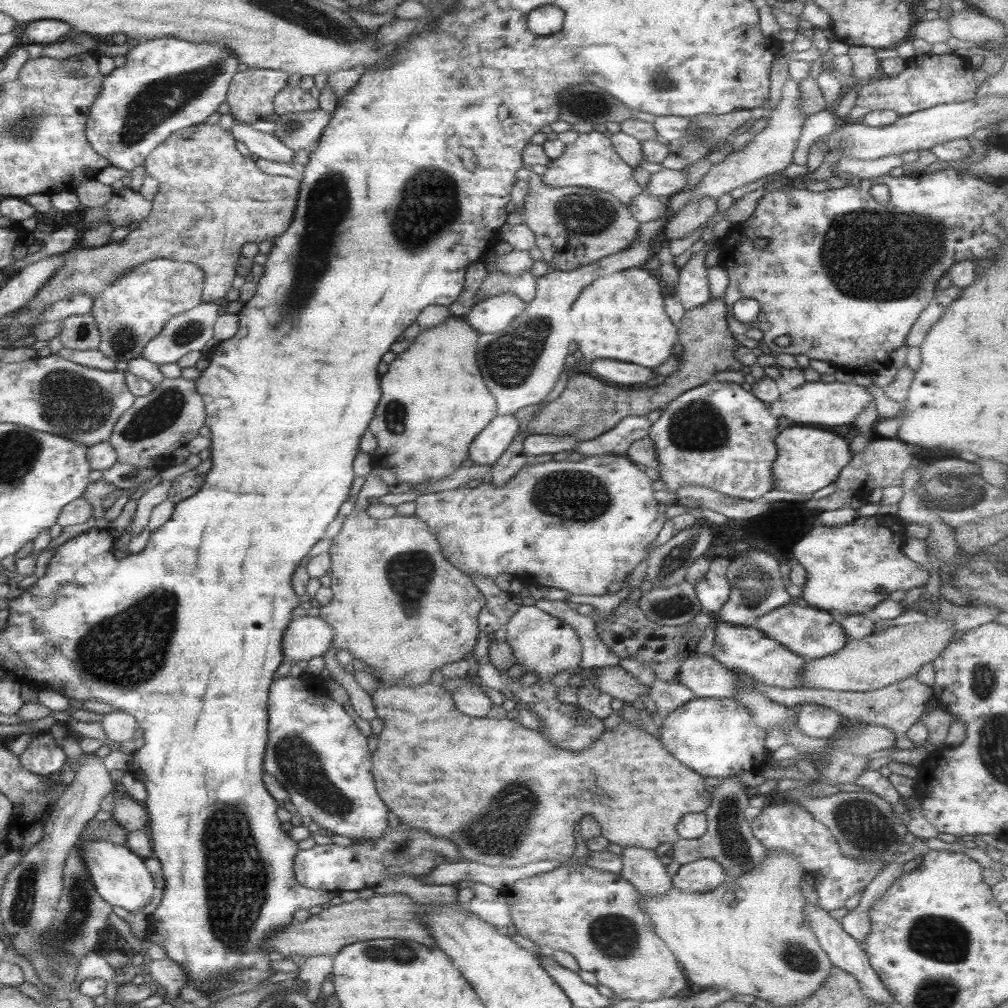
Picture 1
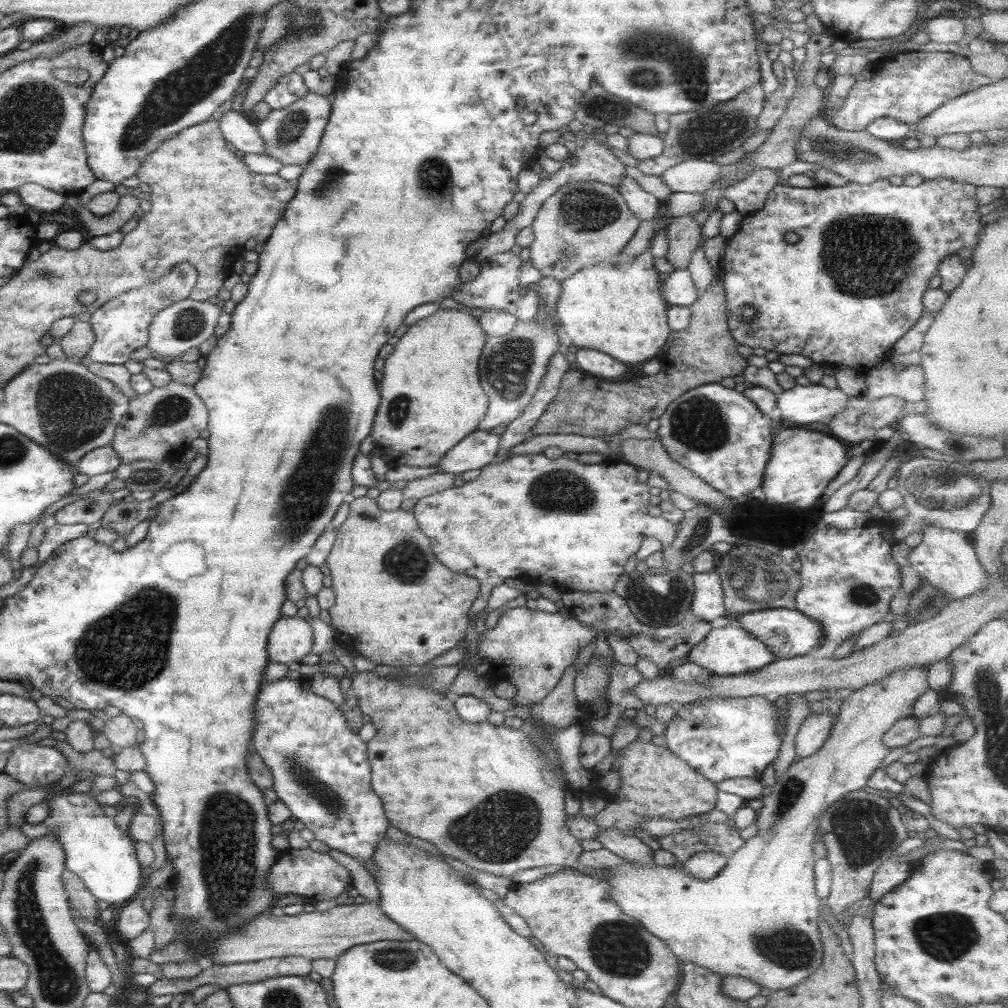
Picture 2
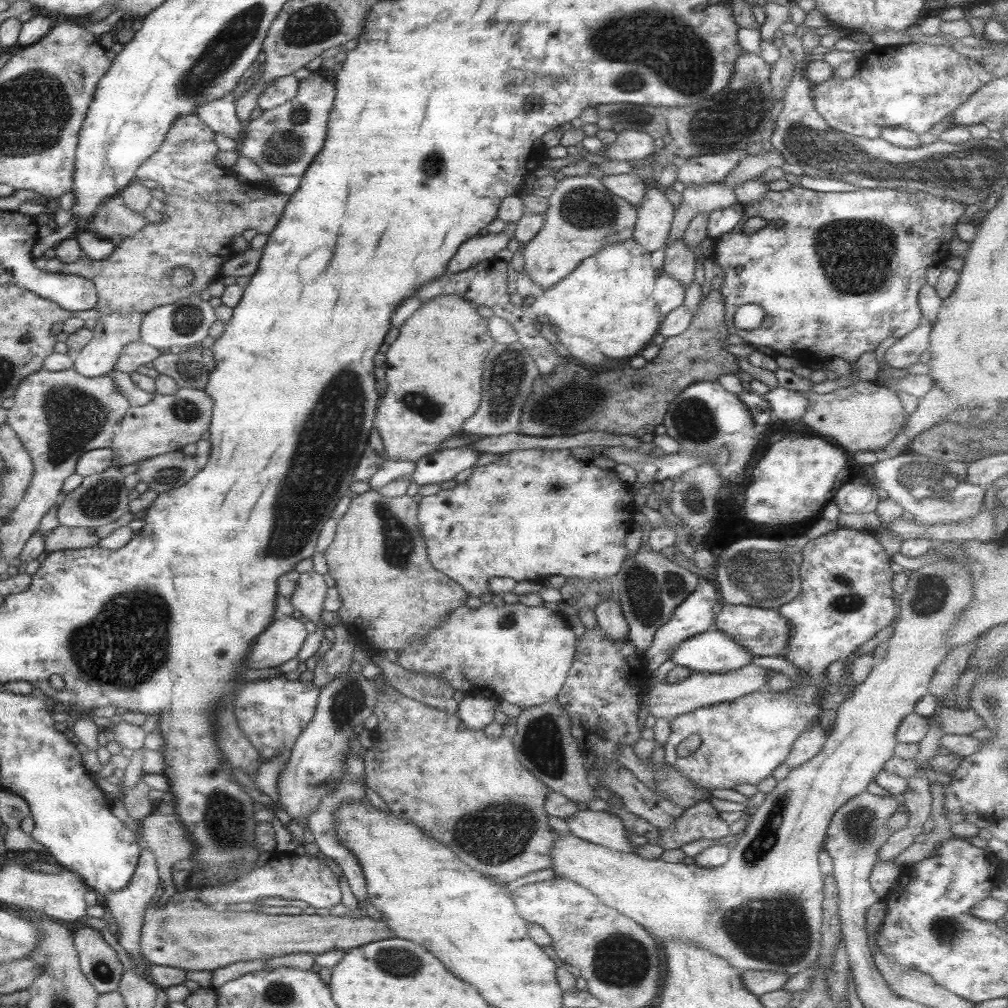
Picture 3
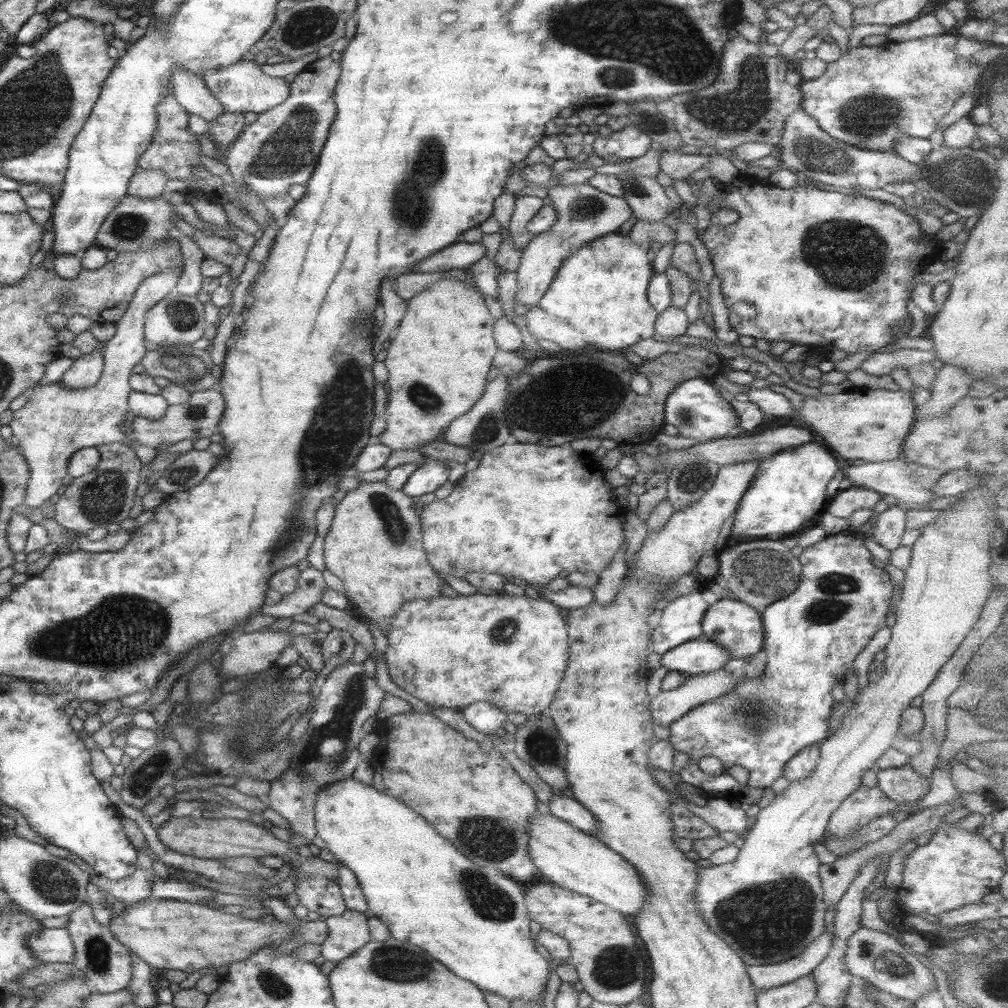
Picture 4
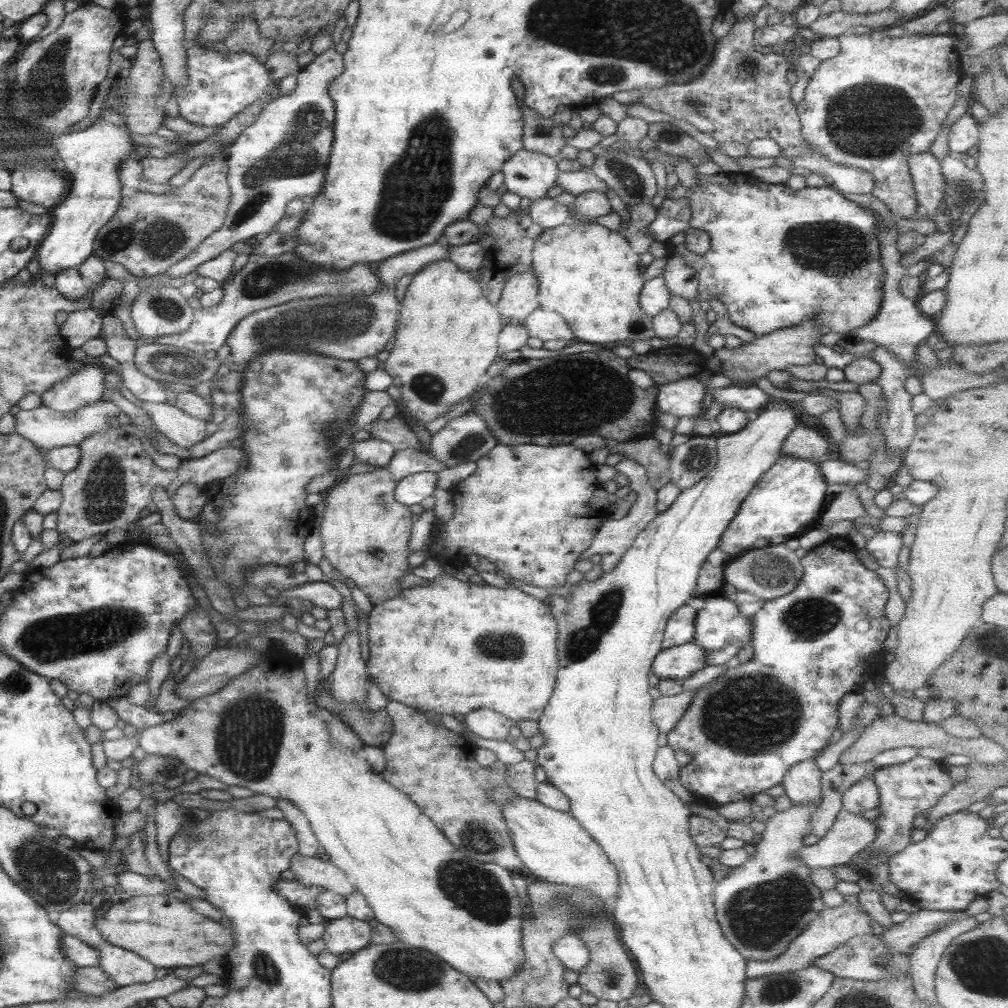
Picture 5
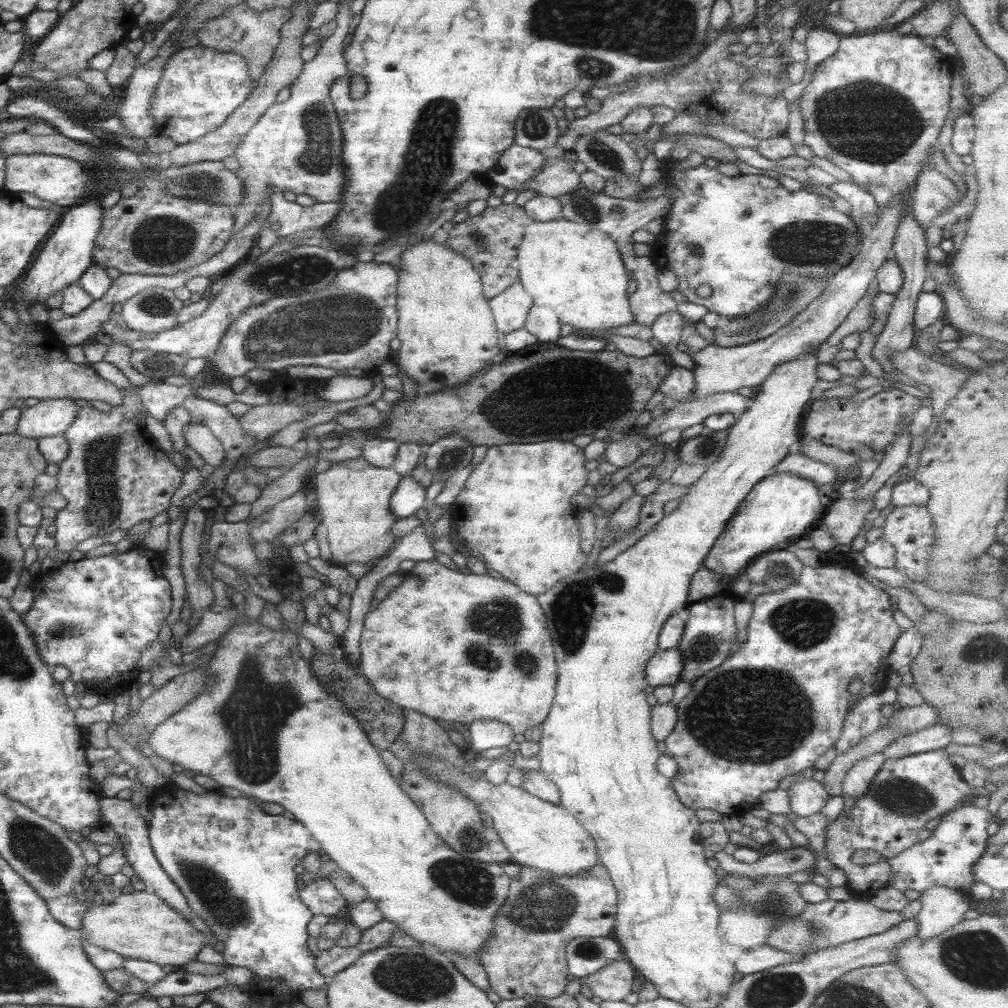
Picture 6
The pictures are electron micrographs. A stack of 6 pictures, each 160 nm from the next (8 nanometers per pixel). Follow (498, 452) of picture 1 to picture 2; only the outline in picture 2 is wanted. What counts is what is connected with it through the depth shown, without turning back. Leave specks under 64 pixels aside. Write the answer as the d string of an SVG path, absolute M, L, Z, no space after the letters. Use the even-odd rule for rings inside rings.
M476 430L451 447L436 465L441 473L461 474L493 462L499 446L499 435Z

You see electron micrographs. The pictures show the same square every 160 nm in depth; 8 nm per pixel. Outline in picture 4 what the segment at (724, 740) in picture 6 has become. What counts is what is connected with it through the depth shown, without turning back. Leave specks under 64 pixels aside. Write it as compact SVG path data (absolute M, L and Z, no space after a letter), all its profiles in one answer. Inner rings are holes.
M849 532L825 536L822 540L802 548L802 552L798 557L798 561L800 562L800 576L795 590L785 598L768 604L760 612L762 624L761 650L765 653L765 662L761 676L753 680L741 678L741 683L731 690L731 692L727 693L727 695L723 695L723 697L720 697L719 699L707 701L699 705L699 707L694 707L690 712L687 712L684 716L681 716L678 720L673 721L668 726L668 741L670 742L672 749L675 752L681 752L681 754L687 756L687 764L683 764L683 768L679 770L678 774L683 783L701 789L703 795L706 797L720 796L725 797L726 799L737 798L739 792L741 792L745 786L747 786L747 788L757 788L761 790L770 788L773 781L782 776L783 766L785 766L785 763L791 758L791 756L796 755L799 750L808 747L810 744L819 744L825 737L827 737L827 723L834 702L833 699L831 699L831 687L833 684L837 684L837 682L842 682L845 670L852 667L852 662L858 652L863 650L875 632L885 627L890 622L890 611L892 610L891 596L893 596L892 582L890 581L888 574L882 568L878 568L871 563L871 557L869 551L867 551L867 548L863 545L863 537ZM703 756L713 756L713 758L717 758L717 760L719 760L723 765L723 772L717 774L717 776L707 776L701 772L697 766L697 760L703 758ZM732 766L741 766L741 768L747 770L747 783L744 786L737 783L731 776L729 776L729 774L727 774L726 770Z

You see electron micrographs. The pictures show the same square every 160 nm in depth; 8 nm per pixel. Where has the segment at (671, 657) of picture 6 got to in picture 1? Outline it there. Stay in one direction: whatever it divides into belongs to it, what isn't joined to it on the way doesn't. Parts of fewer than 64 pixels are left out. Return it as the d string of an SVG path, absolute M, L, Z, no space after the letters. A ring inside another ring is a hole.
M716 623L713 630L714 643L711 658L715 658L727 670L743 672L757 684L775 688L799 688L799 673L803 669L803 658L783 648L775 640L763 636L757 628L739 627L731 624Z

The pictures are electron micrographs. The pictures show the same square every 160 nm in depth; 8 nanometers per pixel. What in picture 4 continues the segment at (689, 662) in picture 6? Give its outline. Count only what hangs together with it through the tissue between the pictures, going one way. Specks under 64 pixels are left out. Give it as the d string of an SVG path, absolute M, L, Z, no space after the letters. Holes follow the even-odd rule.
M724 596L709 605L701 619L700 638L727 650L731 659L745 659L761 651L761 615L754 608Z

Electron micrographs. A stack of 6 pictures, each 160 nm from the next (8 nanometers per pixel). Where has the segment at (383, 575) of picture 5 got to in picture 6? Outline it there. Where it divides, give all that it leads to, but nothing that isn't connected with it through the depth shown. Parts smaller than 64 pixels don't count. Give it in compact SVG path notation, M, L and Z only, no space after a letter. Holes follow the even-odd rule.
M357 457L333 463L309 481L316 496L315 512L331 552L330 563L343 566L347 562L374 562L375 565L377 558L386 556L393 544L395 535L391 528L396 521L389 508L389 499L399 479L400 475L395 471L377 468Z

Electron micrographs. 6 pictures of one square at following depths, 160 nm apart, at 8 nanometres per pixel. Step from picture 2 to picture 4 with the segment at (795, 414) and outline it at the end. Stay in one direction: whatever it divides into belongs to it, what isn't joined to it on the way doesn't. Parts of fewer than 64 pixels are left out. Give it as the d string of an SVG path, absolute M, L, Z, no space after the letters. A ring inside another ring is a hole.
M768 387L763 389L747 389L744 393L735 396L738 401L755 403L765 418L789 416L794 412L792 404L784 395L771 391Z

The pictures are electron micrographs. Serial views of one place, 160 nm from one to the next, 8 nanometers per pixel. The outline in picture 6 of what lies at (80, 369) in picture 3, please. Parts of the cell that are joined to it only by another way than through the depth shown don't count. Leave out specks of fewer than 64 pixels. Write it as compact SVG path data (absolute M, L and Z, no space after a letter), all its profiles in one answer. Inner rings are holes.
M45 399L20 411L17 436L35 440L62 434L74 422L80 407L75 399Z

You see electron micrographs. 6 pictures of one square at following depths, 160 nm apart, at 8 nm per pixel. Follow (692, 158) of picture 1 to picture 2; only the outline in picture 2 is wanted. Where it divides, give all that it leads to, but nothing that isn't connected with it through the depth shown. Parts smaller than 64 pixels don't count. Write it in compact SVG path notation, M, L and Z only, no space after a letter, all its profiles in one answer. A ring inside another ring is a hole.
M756 84L727 102L719 102L711 107L703 107L703 110L700 109L698 112L689 111L666 116L669 127L662 140L663 149L661 153L656 158L637 162L637 165L633 168L637 168L639 172L645 173L647 176L661 176L661 173L667 168L687 160L691 156L691 146L693 146L693 156L695 158L705 158L707 156L707 142L709 142L709 150L711 150L709 154L713 154L713 150L715 150L715 154L735 150L737 146L741 146L746 138L755 134L756 120L763 103L764 96L761 85Z

